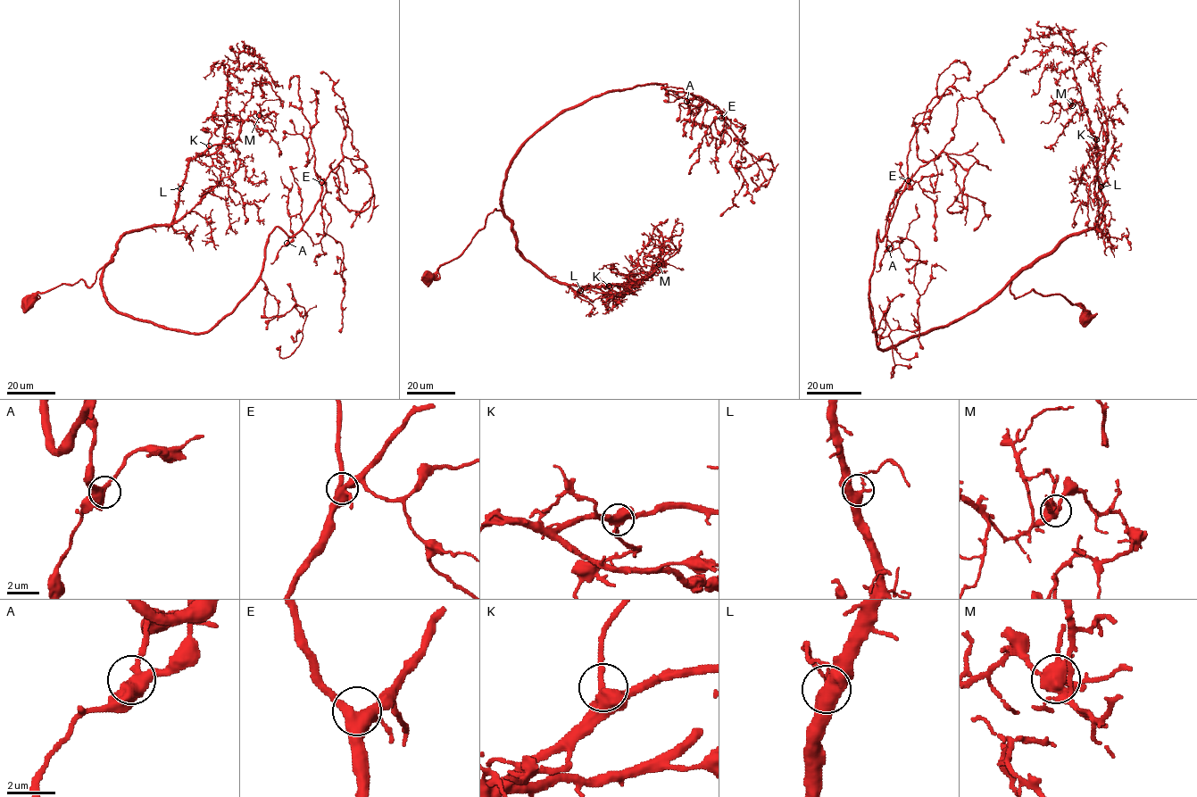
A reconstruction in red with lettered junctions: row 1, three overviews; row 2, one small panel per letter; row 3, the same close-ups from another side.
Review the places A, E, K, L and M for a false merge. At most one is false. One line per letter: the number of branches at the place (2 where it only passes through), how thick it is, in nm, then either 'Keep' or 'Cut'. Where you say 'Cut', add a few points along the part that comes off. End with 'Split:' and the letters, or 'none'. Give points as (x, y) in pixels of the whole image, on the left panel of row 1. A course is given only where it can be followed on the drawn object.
A: Branches: 4. Thickness 460 nm. Keep
E: Branches: 4. Thickness 480 nm. Keep
K: Branches: 4. Thickness 440 nm. Keep
L: Branches: 4. Thickness 480 nm. Keep
M: Branches: 5. Thickness 500 nm. Keep
Split: none

